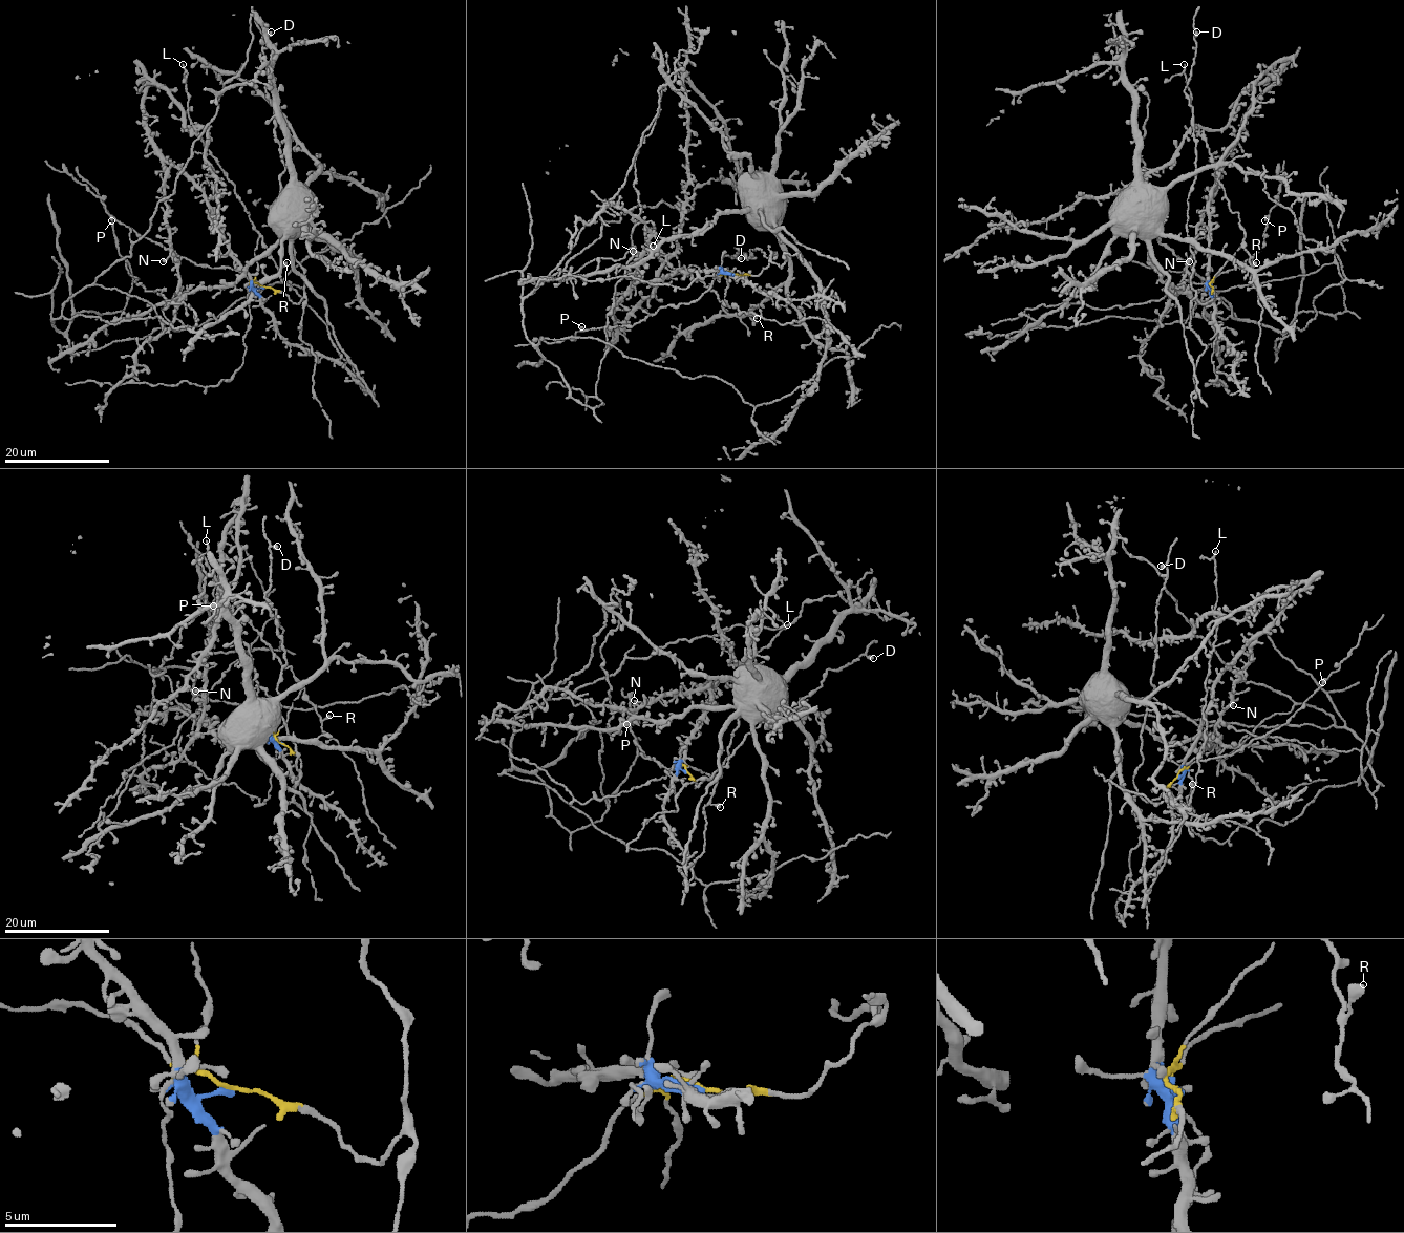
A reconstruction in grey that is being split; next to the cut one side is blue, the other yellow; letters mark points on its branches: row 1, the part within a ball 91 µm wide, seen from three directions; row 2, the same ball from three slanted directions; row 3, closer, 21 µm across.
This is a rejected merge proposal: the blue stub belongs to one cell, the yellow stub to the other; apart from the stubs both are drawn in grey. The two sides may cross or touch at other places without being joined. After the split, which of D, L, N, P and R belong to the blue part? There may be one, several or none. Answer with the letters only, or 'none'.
N

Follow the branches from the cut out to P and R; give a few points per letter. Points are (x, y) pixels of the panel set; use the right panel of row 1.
P: (1212, 287), (1212, 281), (1219, 273), (1240, 268), (1262, 246), (1269, 215), (1264, 220)
R: (1212, 287), (1210, 281), (1245, 236), (1243, 247), (1250, 256), (1251, 269), (1256, 262)

